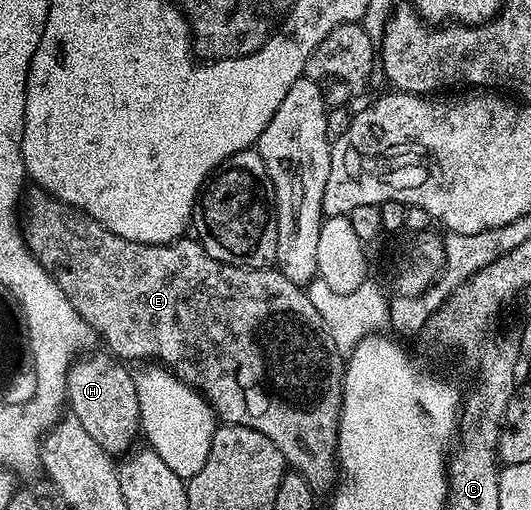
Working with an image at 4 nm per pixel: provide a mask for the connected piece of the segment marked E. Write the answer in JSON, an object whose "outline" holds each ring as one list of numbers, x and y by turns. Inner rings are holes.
{"outline":[[39,188,30,190,27,191,22,202,22,233,25,246,41,262,44,269,56,279,58,288,66,296,66,300,72,305,74,312,79,314,81,320,88,325,89,331,96,333,97,330,98,333,104,334,104,342,109,346,107,349,117,359,127,360,129,363,155,360,157,363,163,364,177,378,203,394,221,423,229,426,245,426,262,432,262,436,266,436,266,440,271,440,274,448,278,448,278,452,282,452,285,463,308,481,313,492,320,492,320,490,328,492,333,489,338,478,336,441,338,440,346,362,342,357,342,352,334,344,322,316,318,316,318,308,314,308,314,304,310,304,305,287,294,284,294,280,290,280,281,270,275,268,251,270,249,266,231,266,214,260,214,256,210,256,206,252,206,248,202,248,200,241,192,236,181,236,175,242,168,242,164,246,147,246,141,242,126,240,122,236,110,232,102,224,98,224,98,220,82,213,81,210,67,206,64,202,55,201,52,195,47,194,45,190]]}

